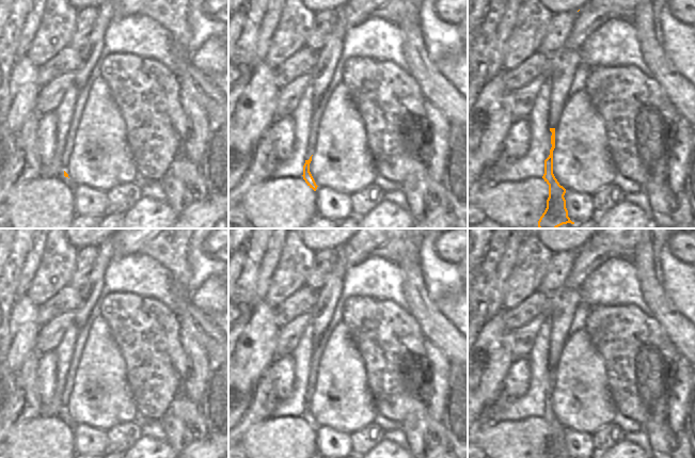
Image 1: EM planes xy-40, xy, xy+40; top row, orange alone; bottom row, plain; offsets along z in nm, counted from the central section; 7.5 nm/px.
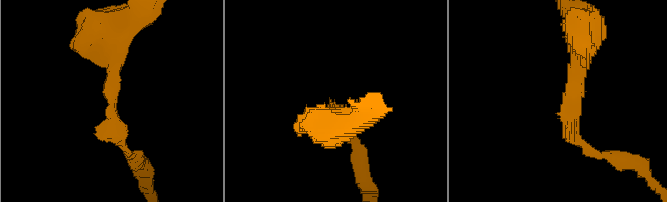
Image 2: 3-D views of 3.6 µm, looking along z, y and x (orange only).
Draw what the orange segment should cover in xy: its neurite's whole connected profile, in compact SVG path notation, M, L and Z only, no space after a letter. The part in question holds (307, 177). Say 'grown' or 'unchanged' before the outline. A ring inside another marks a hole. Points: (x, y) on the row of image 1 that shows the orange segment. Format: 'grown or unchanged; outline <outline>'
unchanged; outline M312 156L310 157L309 160L305 160L305 163L303 165L303 175L302 176L303 176L303 179L305 180L305 183L307 184L307 186L310 188L312 188L314 191L316 191L318 186L316 185L316 183L315 183L315 180L310 172L311 161L312 161Z

